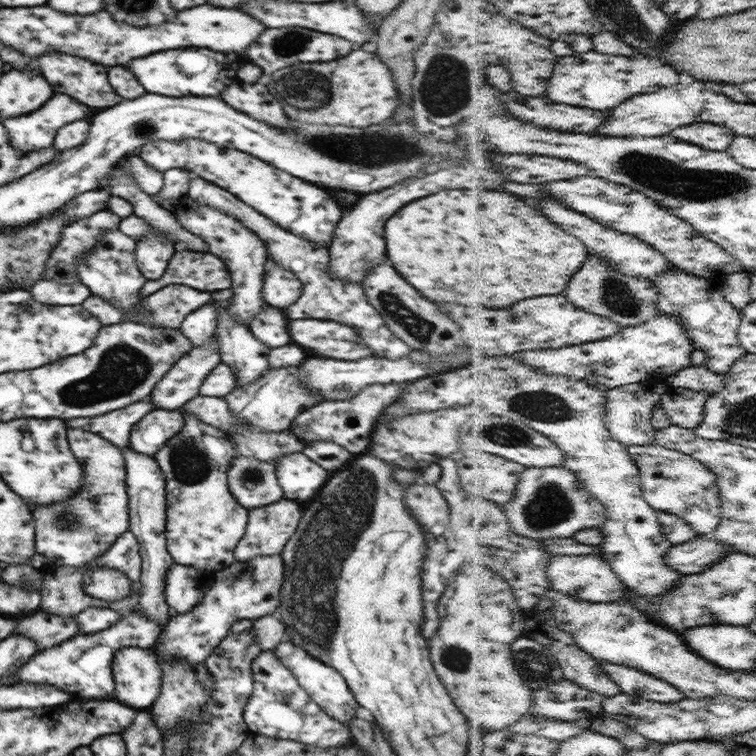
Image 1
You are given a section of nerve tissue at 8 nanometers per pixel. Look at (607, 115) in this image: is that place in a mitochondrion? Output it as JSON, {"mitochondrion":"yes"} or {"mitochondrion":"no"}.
{"mitochondrion":"no"}

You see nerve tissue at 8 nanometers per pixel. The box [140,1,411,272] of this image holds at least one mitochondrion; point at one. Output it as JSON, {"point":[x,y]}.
{"point":[308,89]}

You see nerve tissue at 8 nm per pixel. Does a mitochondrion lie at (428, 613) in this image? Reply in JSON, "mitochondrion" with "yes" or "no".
{"mitochondrion":"no"}

